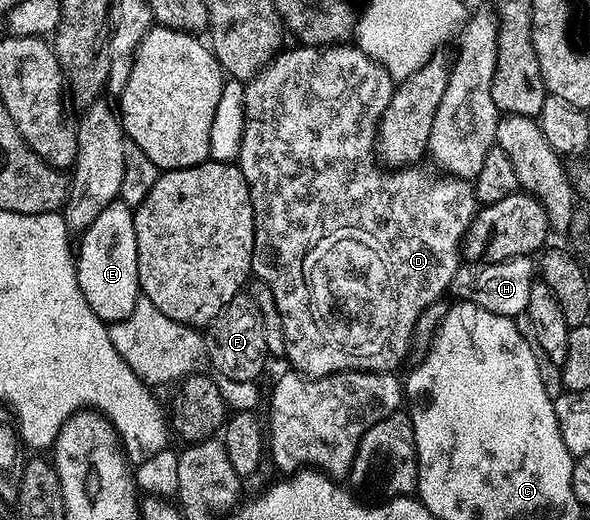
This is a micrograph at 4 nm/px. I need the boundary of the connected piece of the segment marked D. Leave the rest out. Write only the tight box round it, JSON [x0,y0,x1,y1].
[237,42,477,378]

